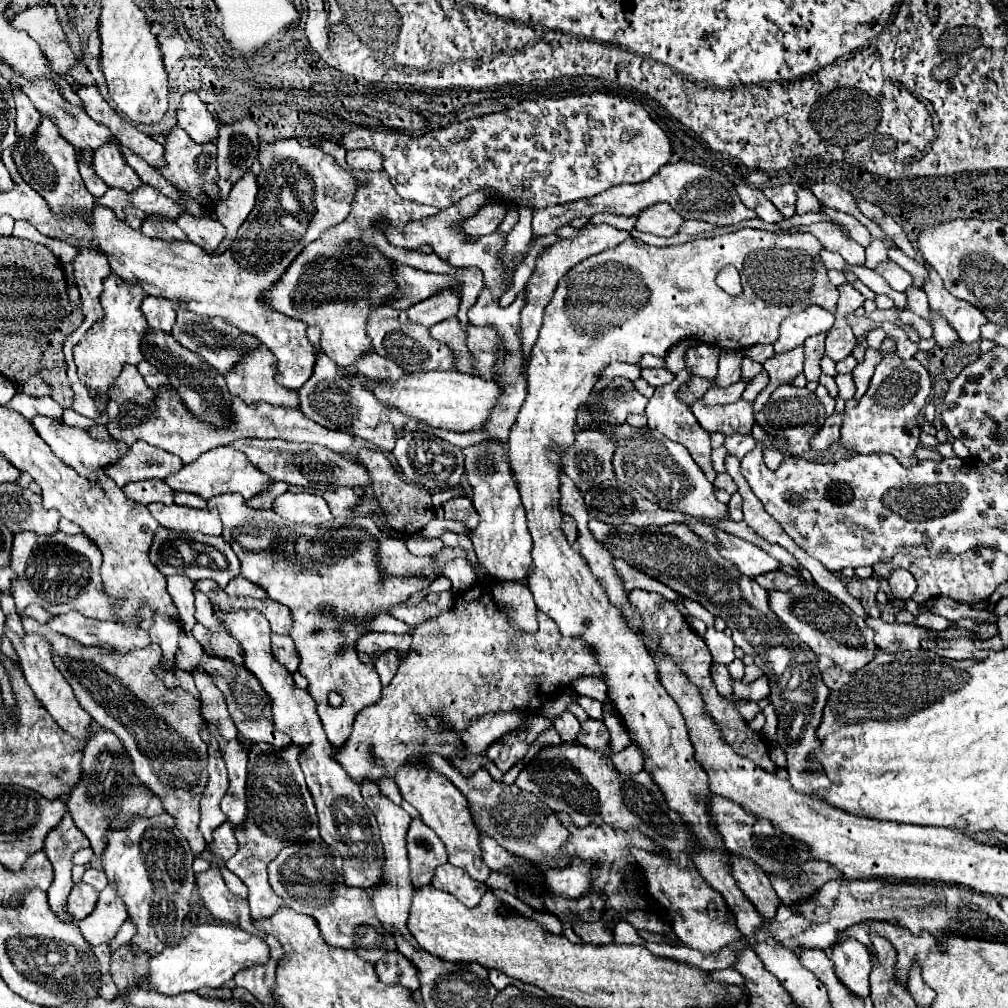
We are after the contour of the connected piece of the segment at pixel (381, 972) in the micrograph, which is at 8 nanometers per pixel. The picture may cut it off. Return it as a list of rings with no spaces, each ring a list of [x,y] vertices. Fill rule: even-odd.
[[[388,952],[388,956],[378,960],[374,964],[374,968],[378,972],[378,978],[384,984],[402,984],[408,990],[420,988],[416,966],[406,956],[402,956],[400,952]]]

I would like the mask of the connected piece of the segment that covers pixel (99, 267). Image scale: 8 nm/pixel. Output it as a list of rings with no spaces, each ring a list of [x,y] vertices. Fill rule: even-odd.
[[[78,248],[80,256],[74,258],[74,274],[80,290],[80,298],[88,298],[88,286],[102,286],[102,278],[108,276],[110,266],[104,254],[96,248]]]

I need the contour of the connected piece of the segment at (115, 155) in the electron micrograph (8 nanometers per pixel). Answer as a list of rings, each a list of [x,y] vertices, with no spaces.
[[[114,140],[108,146],[100,146],[100,150],[94,152],[92,168],[110,188],[122,188],[126,192],[132,192],[142,184],[138,174],[124,162],[120,146]]]

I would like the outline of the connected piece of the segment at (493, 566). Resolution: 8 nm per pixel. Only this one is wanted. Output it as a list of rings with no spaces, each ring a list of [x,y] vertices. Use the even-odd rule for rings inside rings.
[[[480,444],[464,448],[468,484],[472,486],[472,504],[480,516],[480,524],[472,534],[478,564],[484,566],[486,574],[498,582],[520,582],[526,584],[528,572],[532,570],[532,538],[526,528],[526,512],[520,502],[520,492],[514,482],[512,470],[508,468],[506,450],[502,444]]]

